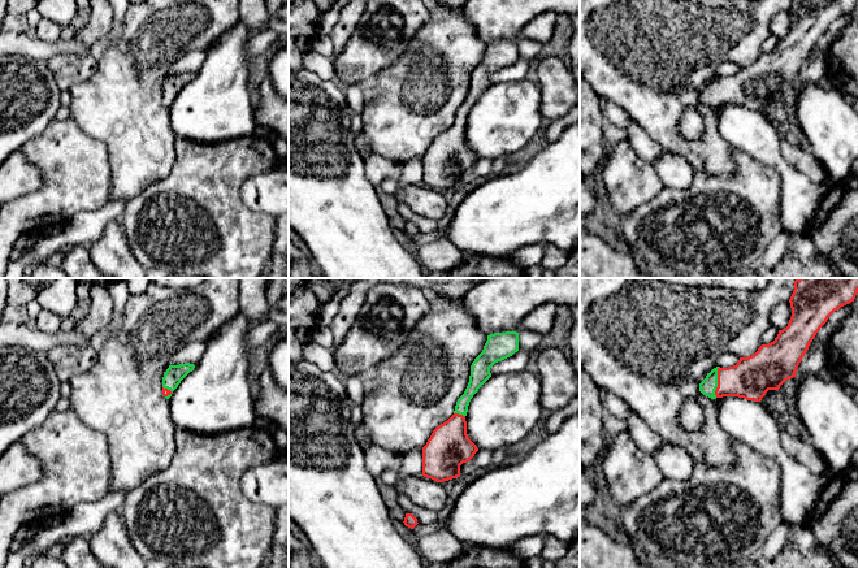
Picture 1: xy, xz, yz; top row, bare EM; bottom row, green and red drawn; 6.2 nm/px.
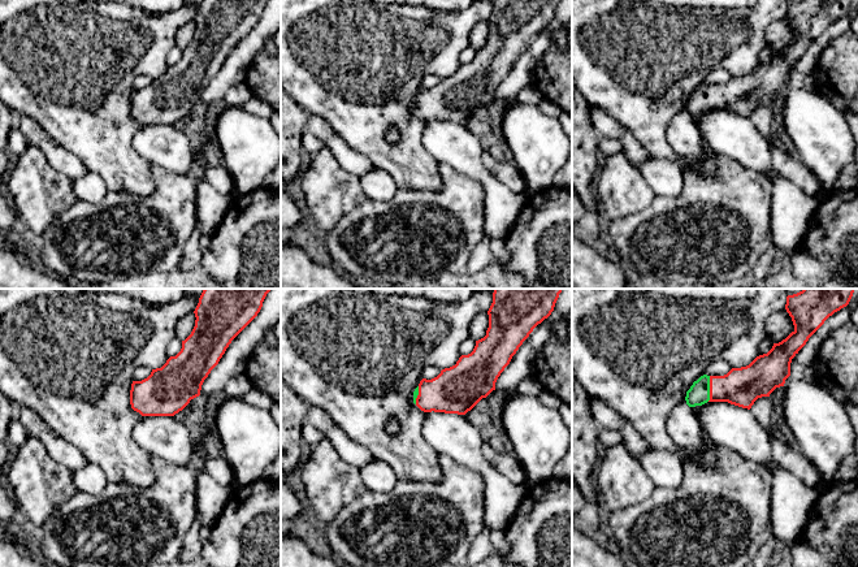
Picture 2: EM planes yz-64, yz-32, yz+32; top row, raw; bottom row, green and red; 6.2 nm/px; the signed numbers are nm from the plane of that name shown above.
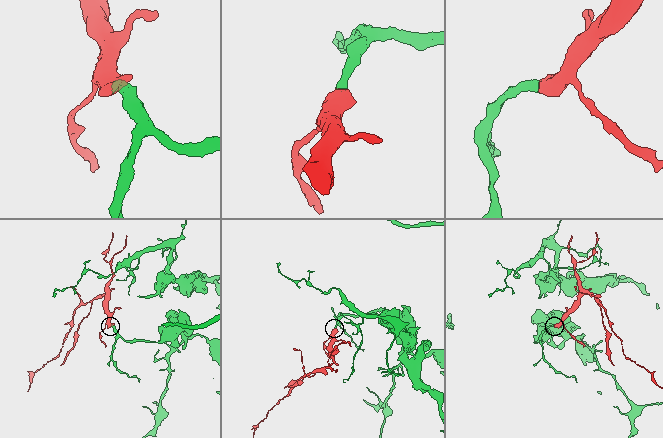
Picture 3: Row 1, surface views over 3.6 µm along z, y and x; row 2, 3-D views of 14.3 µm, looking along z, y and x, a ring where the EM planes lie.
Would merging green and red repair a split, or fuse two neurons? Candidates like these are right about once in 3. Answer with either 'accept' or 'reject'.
accept

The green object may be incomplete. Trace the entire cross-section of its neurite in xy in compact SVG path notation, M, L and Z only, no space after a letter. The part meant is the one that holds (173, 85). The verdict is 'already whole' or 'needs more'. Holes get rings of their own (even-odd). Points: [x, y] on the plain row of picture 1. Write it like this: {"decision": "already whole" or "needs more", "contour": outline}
{"decision": "needs more", "contour": "M185 71L179 74L169 74L162 86L162 104L169 108L181 90L195 77L194 73Z"}

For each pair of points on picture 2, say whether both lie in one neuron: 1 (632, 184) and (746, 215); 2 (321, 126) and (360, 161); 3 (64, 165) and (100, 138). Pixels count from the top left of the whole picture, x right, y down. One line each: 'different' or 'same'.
1: different
2: same
3: different

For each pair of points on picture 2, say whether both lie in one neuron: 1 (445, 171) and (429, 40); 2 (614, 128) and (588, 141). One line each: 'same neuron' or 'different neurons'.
1: different neurons
2: different neurons

